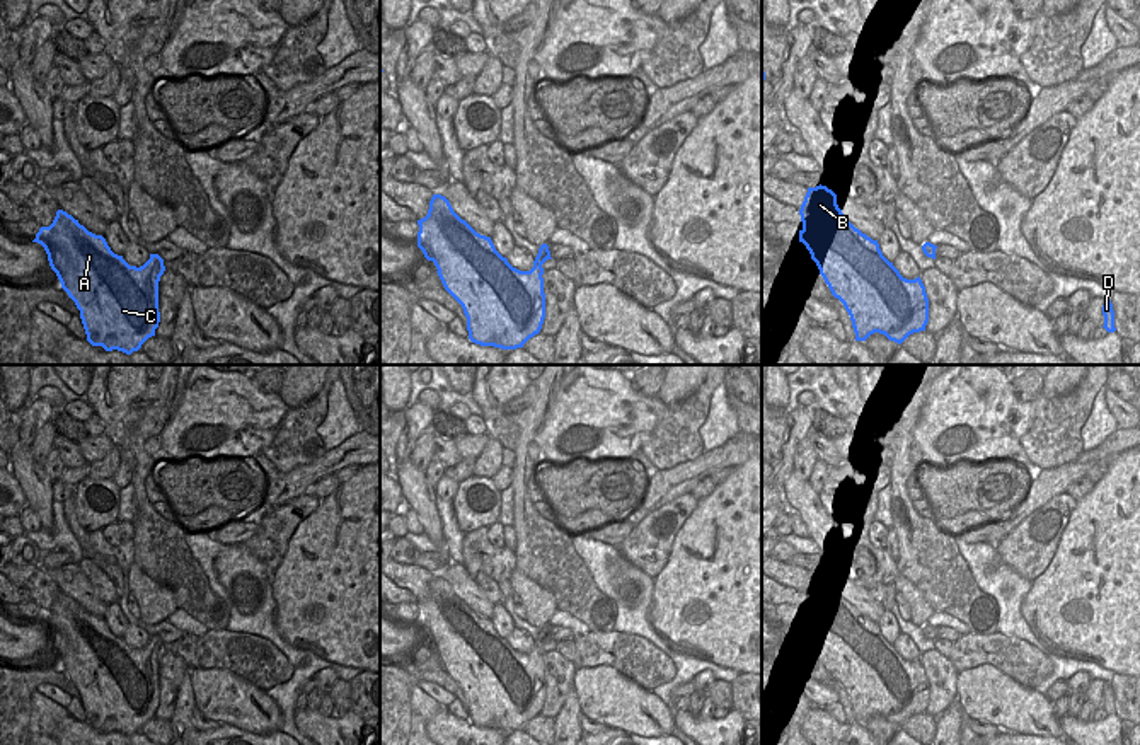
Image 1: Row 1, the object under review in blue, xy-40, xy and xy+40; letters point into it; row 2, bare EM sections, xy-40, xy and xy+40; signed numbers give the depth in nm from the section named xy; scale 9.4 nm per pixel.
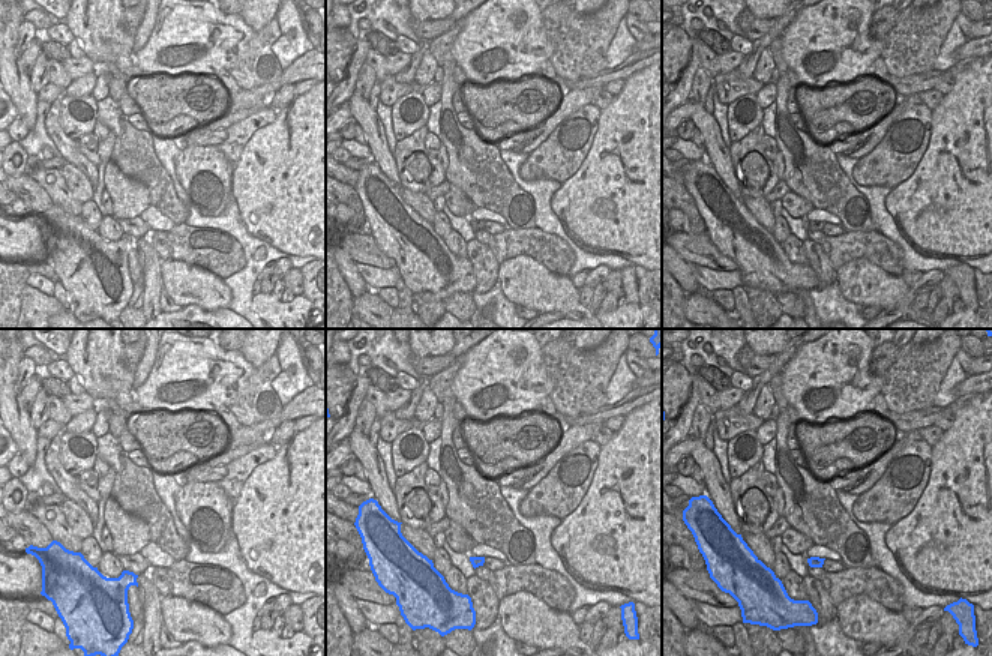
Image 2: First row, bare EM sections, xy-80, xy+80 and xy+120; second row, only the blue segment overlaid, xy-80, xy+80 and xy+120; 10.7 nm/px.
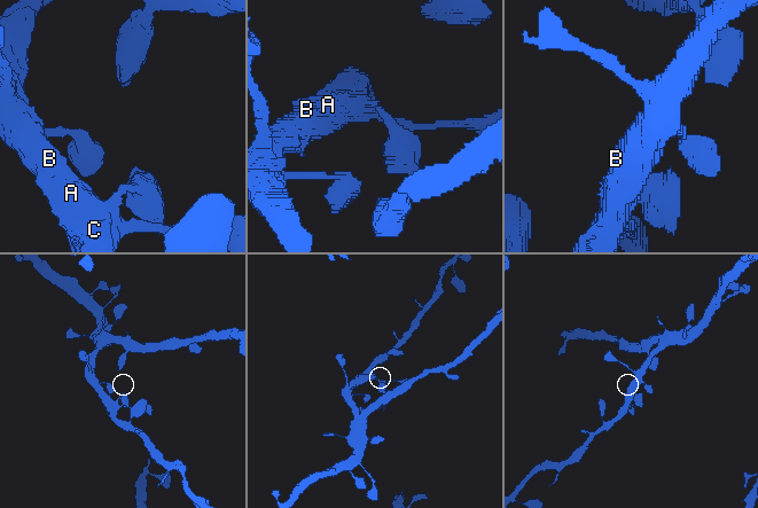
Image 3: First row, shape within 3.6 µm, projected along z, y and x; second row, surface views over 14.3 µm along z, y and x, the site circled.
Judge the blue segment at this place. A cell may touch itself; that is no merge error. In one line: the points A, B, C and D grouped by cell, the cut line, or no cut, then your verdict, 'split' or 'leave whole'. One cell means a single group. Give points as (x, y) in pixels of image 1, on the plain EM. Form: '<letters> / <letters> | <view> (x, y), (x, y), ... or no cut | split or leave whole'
A B C D | no cut | leave whole

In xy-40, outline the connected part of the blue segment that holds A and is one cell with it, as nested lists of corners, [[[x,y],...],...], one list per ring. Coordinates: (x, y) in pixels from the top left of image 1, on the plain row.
[[[63,592],[56,593],[49,609],[39,610],[32,624],[44,629],[49,648],[56,655],[61,670],[80,692],[87,723],[92,728],[131,736],[148,719],[155,718],[160,704],[158,663],[165,653],[164,641],[158,636],[150,636],[150,641],[140,650],[130,648],[123,638],[111,632],[102,617],[89,614]]]

